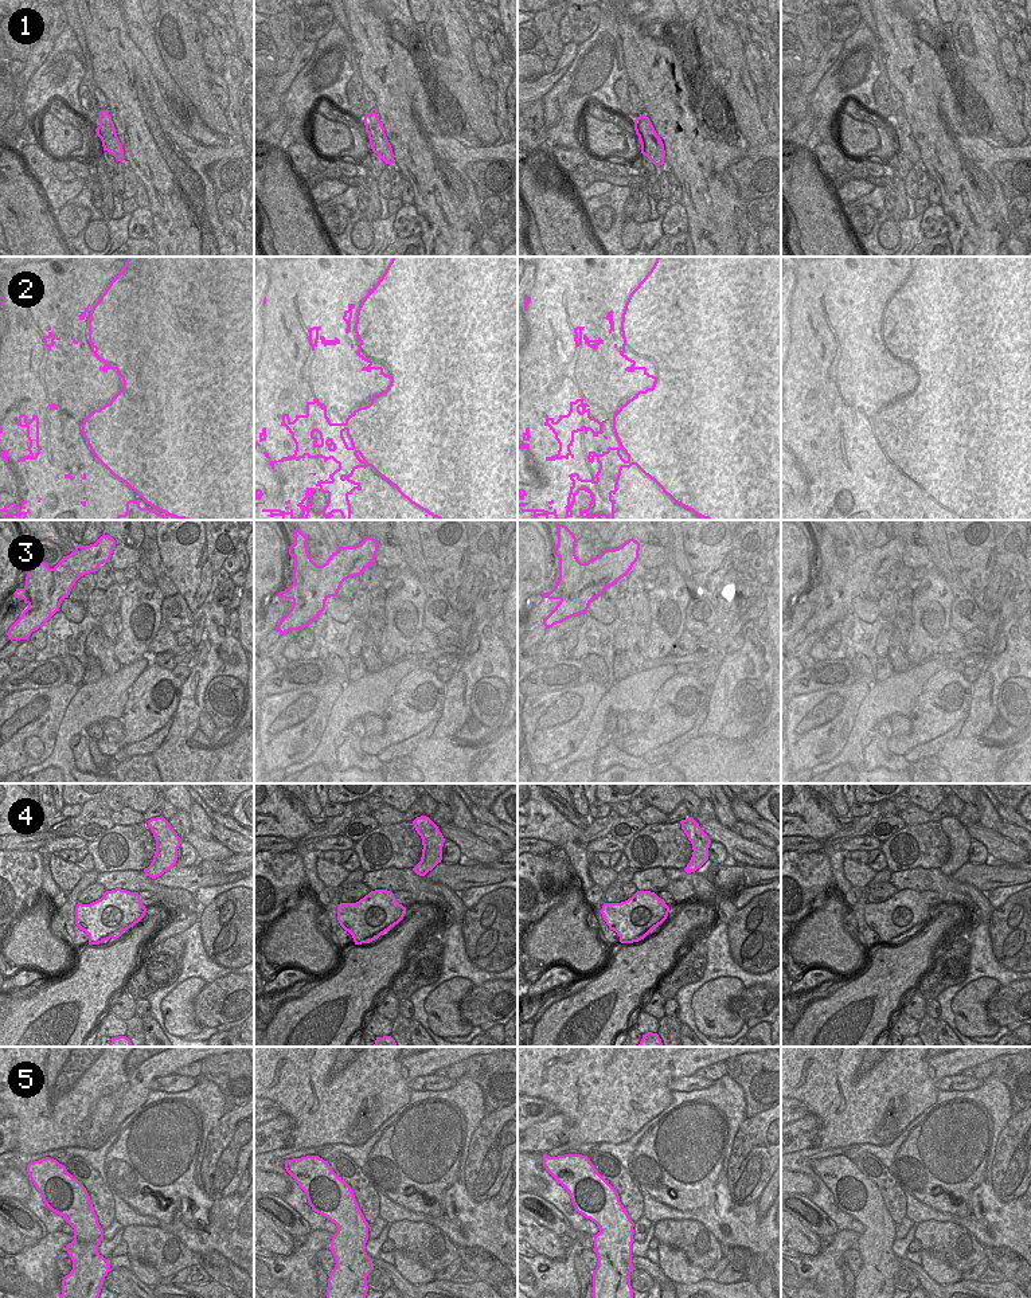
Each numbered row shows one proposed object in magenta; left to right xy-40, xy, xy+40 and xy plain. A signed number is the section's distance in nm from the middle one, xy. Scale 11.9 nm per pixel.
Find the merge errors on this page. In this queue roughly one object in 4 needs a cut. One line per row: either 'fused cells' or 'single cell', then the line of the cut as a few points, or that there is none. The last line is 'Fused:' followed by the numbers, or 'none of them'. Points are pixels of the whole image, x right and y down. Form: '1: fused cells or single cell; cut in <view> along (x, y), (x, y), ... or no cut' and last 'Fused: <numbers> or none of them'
1: single cell; no cut
2: single cell; no cut
3: fused cells; cut in xy-40 along (53, 569), (54, 590), (42, 598), (31, 598), (28, 603)
4: single cell; no cut
5: single cell; no cut
Fused: 3

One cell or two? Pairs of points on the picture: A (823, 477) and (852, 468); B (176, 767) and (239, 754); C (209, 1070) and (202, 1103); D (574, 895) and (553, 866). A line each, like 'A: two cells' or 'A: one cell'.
A: one cell
B: one cell
C: two cells
D: two cells

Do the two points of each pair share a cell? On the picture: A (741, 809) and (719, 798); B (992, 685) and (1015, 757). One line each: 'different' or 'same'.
A: different
B: different

